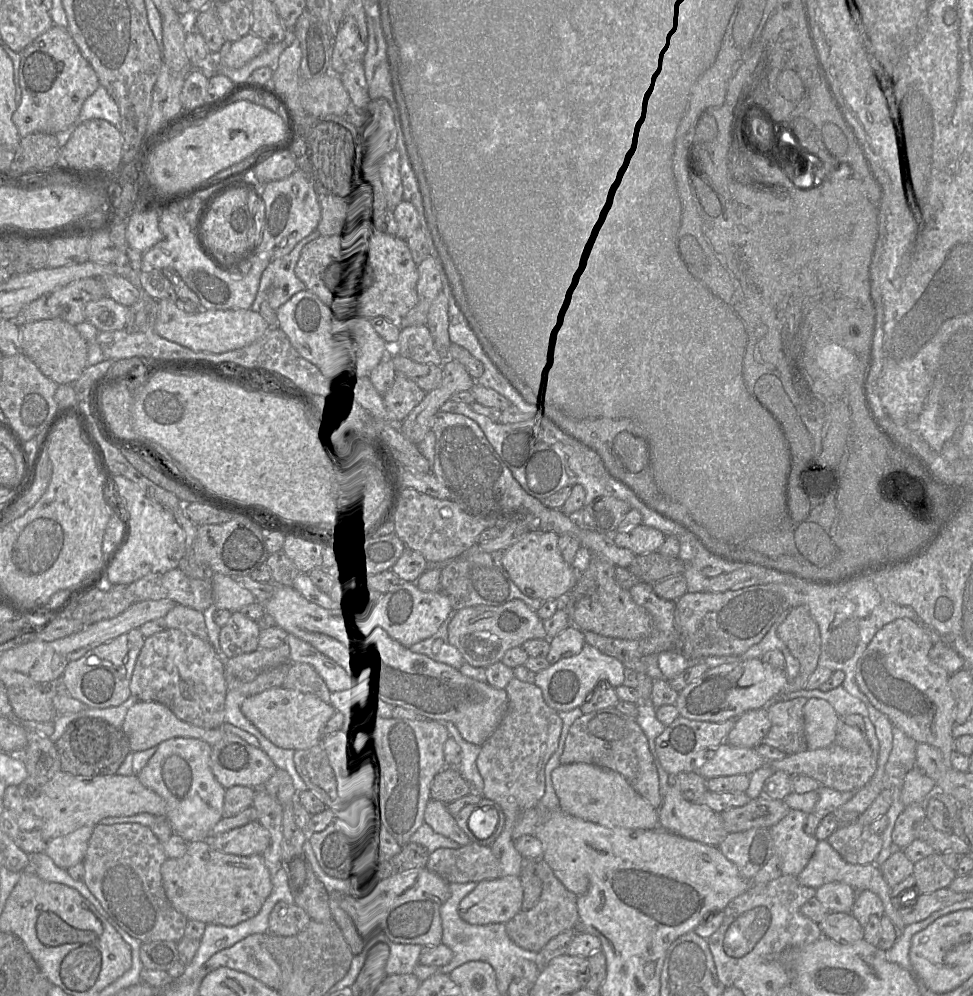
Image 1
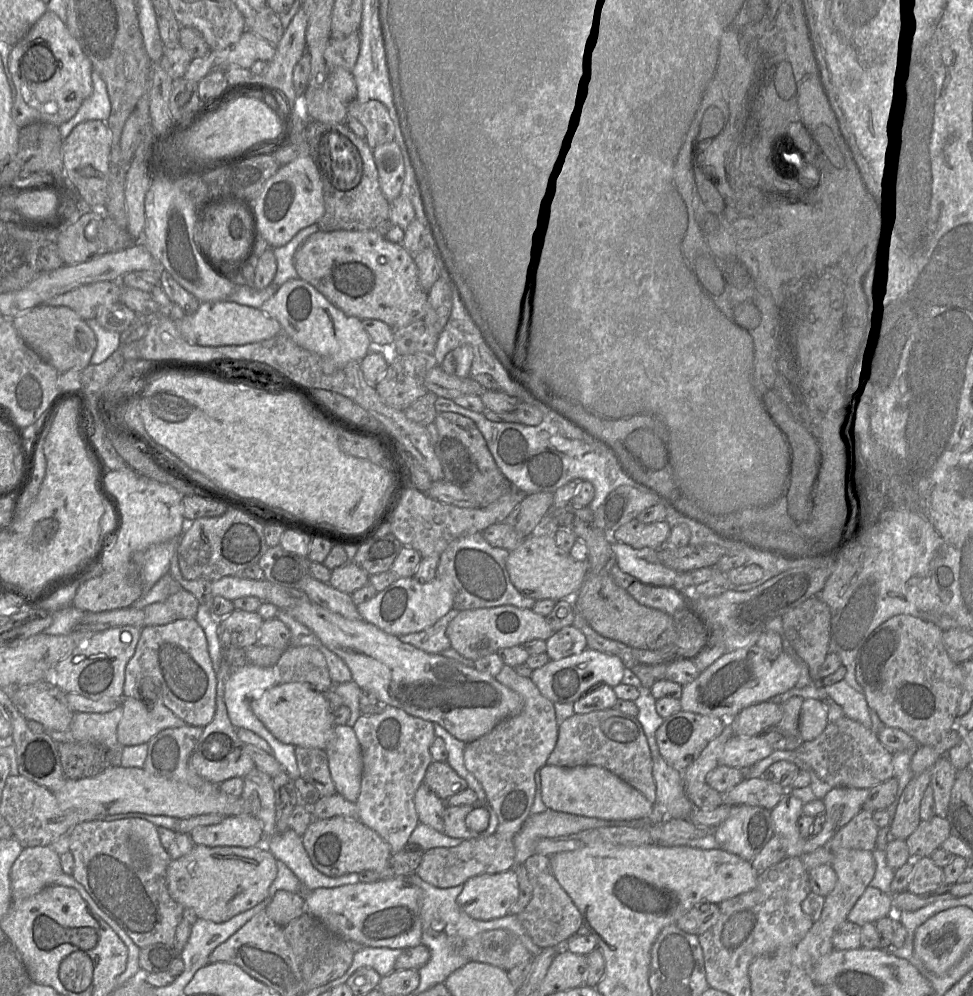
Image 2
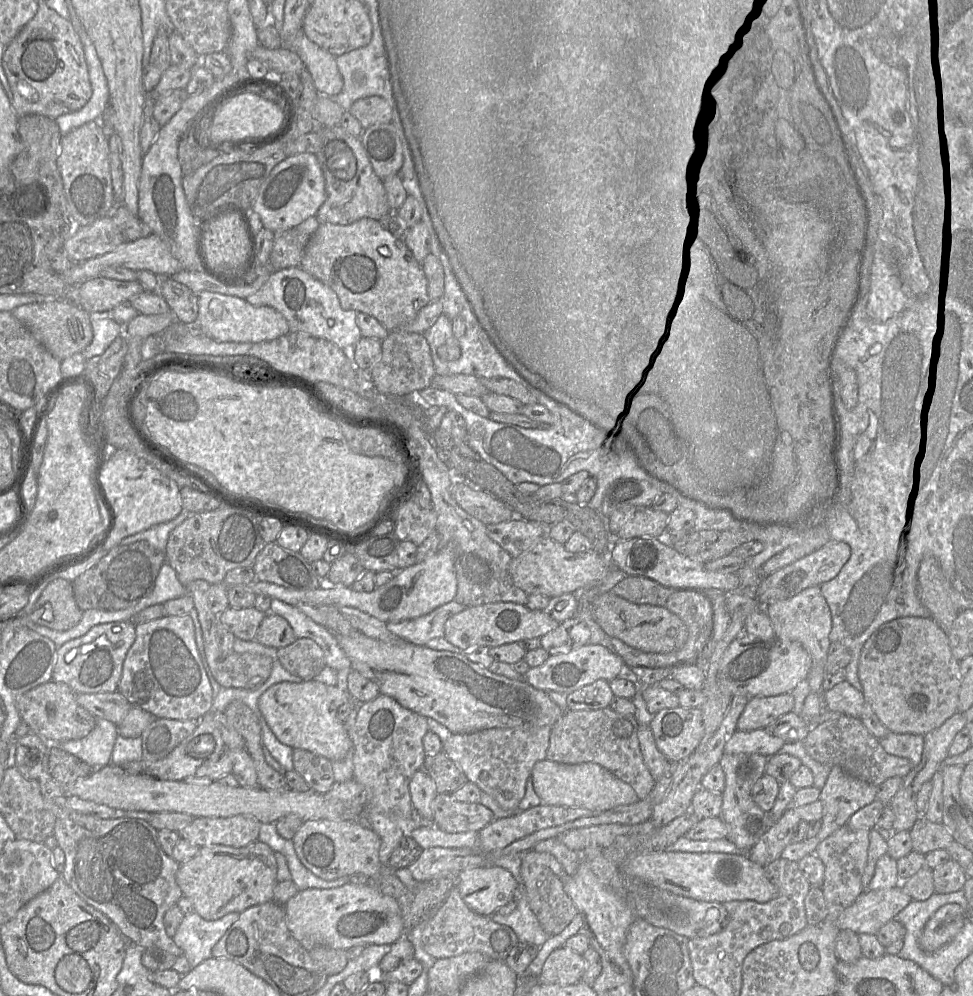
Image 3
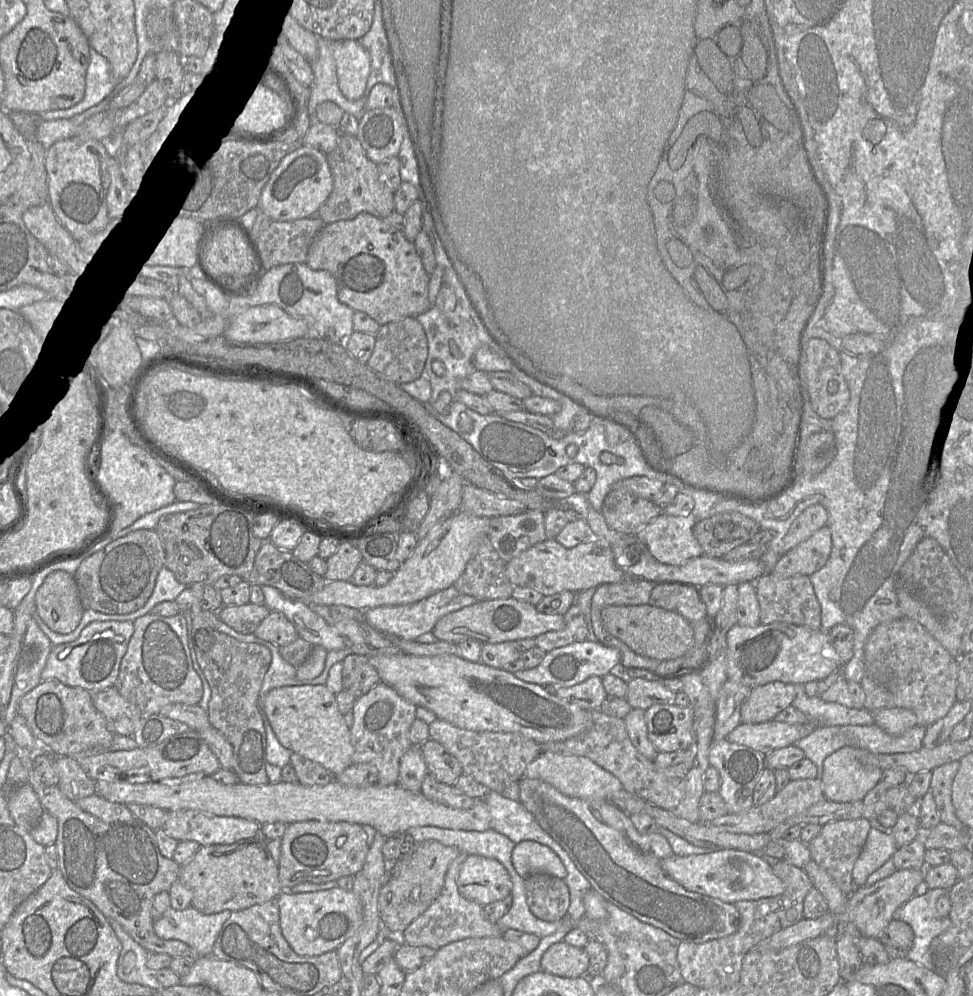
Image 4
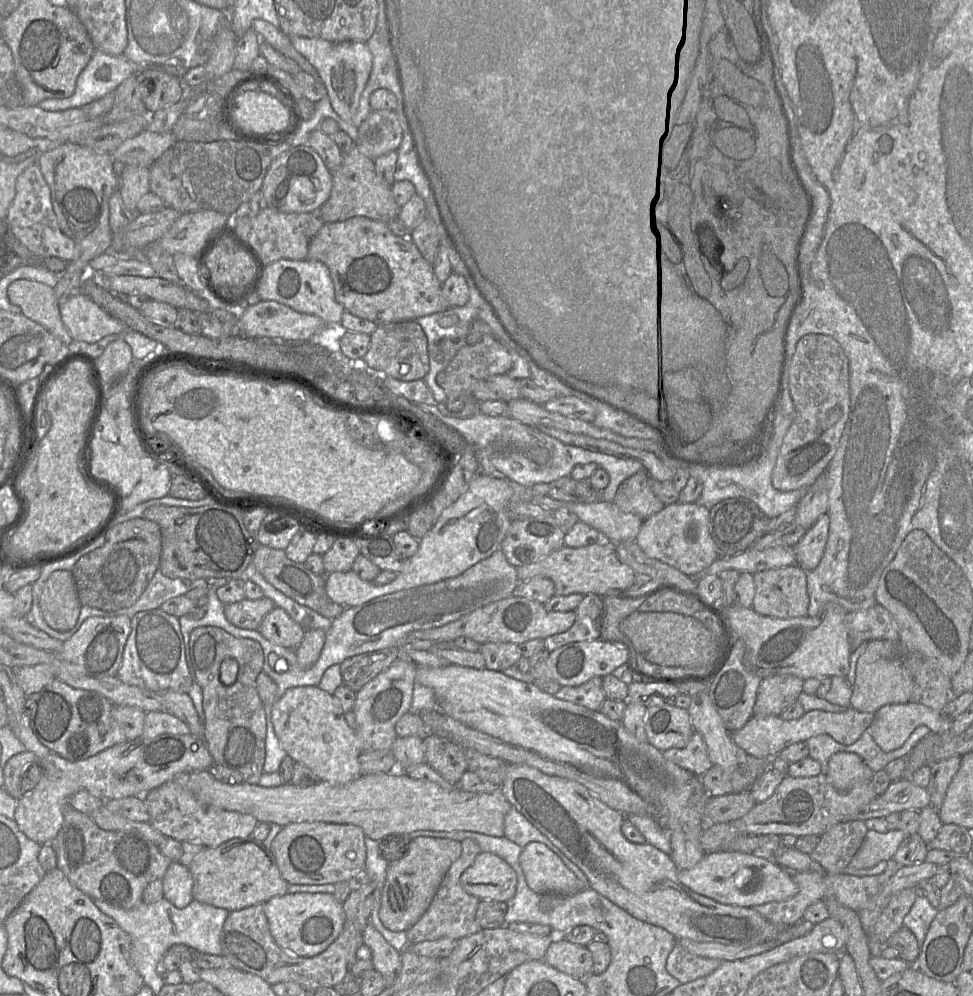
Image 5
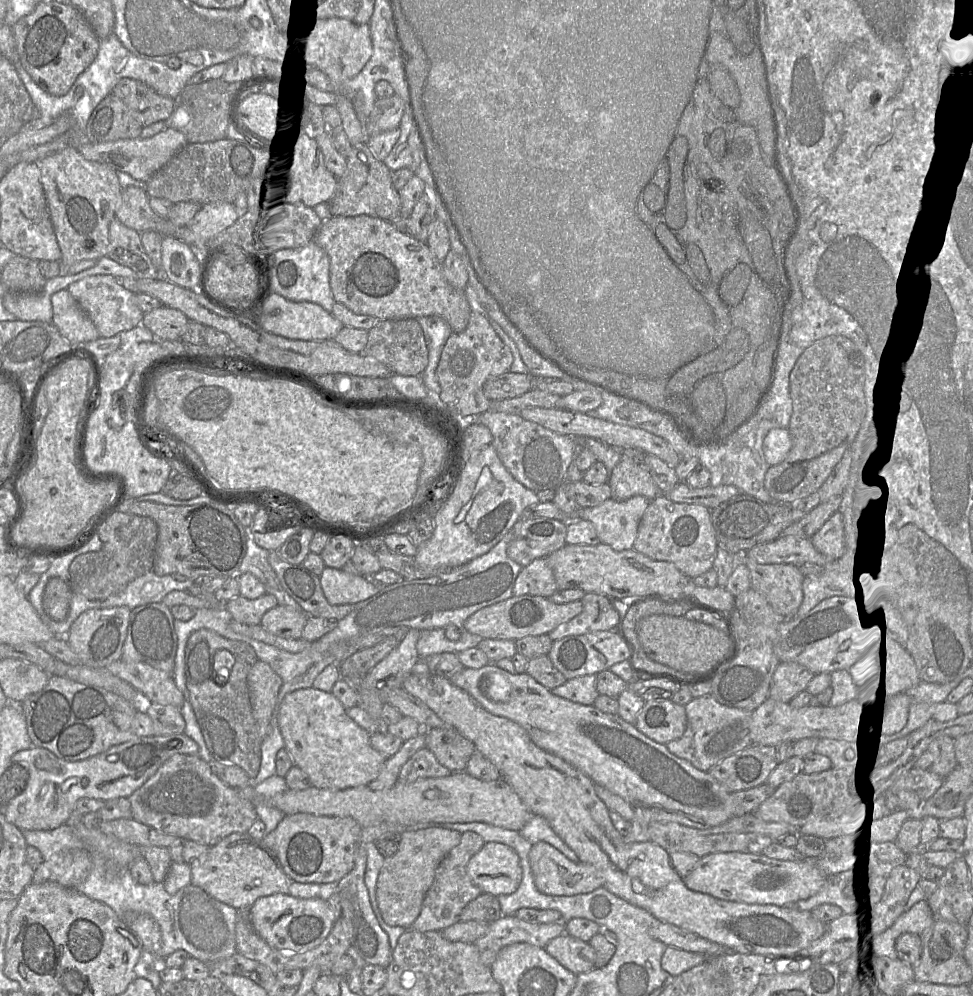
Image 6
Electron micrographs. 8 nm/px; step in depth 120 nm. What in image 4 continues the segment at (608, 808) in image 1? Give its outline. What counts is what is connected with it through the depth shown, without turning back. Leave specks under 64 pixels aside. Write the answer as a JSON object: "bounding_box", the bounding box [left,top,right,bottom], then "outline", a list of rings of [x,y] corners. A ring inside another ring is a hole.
{"bounding_box":[524,751,623,800],"outline":[[[543,751],[526,768],[524,777],[544,781],[562,794],[582,799],[608,800],[610,795],[623,788],[622,783],[609,771],[584,756],[565,756],[551,751]]]}

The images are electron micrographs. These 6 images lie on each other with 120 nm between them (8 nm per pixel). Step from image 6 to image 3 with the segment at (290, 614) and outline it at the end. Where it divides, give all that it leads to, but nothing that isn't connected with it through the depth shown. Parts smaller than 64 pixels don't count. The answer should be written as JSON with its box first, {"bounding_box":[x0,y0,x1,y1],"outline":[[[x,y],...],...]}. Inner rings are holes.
{"bounding_box":[255,613,296,649],"outline":[[[266,613],[257,630],[255,641],[280,649],[295,642],[296,636],[286,619],[279,615]]]}

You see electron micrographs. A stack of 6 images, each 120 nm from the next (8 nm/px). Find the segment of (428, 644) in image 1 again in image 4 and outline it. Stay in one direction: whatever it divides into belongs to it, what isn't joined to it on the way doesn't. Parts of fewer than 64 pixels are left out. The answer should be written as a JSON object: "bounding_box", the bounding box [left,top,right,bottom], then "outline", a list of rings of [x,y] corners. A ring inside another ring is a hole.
{"bounding_box":[364,586,477,641],"outline":[[[454,586],[436,593],[420,602],[400,605],[381,606],[364,611],[368,624],[384,635],[393,635],[406,641],[415,641],[419,636],[432,632],[436,623],[449,613],[471,606],[477,601],[476,598],[460,593]]]}

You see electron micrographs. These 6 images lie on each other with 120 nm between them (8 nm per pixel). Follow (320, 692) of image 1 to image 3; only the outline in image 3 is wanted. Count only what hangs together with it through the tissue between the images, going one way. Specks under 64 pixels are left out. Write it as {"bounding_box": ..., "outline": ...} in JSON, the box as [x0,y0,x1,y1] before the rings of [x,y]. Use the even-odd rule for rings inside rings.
{"bounding_box":[277,638,326,681],"outline":[[[309,638],[296,639],[292,644],[277,650],[278,660],[290,674],[311,681],[326,667],[320,646]]]}

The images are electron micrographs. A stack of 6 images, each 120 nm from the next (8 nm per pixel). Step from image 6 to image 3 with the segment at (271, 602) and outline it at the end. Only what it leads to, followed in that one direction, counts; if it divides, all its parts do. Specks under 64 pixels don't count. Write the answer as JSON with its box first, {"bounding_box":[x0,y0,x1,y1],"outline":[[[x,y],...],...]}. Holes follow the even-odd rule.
{"bounding_box":[218,607,266,641],"outline":[[[228,607],[218,615],[218,621],[233,633],[235,638],[251,641],[255,639],[257,630],[266,613],[250,608]]]}

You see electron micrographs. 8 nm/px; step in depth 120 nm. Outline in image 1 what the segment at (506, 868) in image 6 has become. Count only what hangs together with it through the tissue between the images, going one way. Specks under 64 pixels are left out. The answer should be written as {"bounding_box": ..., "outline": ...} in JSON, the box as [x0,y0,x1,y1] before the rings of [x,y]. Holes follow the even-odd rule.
{"bounding_box":[458,876,523,925],"outline":[[[519,876],[477,883],[458,907],[460,918],[472,925],[506,924],[521,910],[523,887]]]}

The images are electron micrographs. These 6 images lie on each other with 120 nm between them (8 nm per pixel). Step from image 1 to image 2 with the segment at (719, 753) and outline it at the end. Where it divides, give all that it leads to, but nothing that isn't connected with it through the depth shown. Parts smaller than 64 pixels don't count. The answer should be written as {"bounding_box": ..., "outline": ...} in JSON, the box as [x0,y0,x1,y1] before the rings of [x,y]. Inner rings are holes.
{"bounding_box":[719,735,773,770],"outline":[[[733,735],[724,746],[719,764],[748,770],[773,751],[761,735],[751,737]]]}

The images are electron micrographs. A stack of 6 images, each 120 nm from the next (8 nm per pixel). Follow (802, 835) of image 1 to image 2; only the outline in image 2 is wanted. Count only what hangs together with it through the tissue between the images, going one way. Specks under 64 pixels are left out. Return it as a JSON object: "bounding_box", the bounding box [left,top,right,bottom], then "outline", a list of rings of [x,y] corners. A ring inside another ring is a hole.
{"bounding_box":[770,790,806,858],"outline":[[[787,790],[779,803],[770,811],[775,834],[781,839],[786,857],[801,858],[804,855],[806,839],[800,835],[798,826],[803,804]]]}

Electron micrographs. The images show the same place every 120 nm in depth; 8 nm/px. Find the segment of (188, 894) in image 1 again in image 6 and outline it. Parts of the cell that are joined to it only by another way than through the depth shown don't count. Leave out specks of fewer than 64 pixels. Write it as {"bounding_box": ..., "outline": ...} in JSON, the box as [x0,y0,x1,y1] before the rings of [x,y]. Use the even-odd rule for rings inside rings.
{"bounding_box":[189,833,292,910],"outline":[[[232,833],[189,863],[191,884],[216,900],[235,908],[248,910],[261,897],[288,894],[292,880],[284,873],[275,856],[262,842],[248,833]]]}

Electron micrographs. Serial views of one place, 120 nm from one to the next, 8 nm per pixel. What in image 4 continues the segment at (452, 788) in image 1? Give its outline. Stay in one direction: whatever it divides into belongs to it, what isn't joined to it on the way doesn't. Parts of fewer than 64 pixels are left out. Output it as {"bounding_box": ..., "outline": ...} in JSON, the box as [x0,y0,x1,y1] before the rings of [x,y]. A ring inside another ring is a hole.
{"bounding_box":[419,739,463,785],"outline":[[[428,739],[419,747],[428,773],[443,784],[454,785],[463,774],[459,761],[435,740]]]}

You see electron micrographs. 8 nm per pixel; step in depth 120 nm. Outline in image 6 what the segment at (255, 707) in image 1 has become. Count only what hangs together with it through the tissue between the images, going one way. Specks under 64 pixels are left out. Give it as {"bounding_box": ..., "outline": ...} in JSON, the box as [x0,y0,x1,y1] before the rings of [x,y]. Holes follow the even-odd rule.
{"bounding_box":[278,687,386,790],"outline":[[[314,687],[286,694],[280,706],[278,725],[284,749],[309,778],[311,786],[345,790],[366,786],[382,769],[386,758],[373,749],[370,734],[347,714],[341,702],[331,693]]]}

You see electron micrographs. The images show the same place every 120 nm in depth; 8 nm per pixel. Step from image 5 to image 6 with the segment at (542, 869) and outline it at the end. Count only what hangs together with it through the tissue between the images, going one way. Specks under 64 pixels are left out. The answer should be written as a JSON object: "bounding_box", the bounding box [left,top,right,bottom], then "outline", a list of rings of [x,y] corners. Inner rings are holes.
{"bounding_box":[529,842,604,896],"outline":[[[539,842],[532,846],[529,852],[529,863],[536,888],[547,895],[573,896],[589,893],[604,886],[604,878],[594,866],[580,861],[573,862],[545,842]]]}

